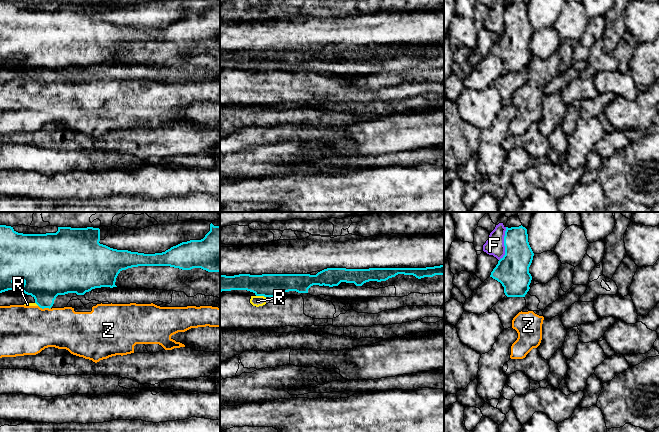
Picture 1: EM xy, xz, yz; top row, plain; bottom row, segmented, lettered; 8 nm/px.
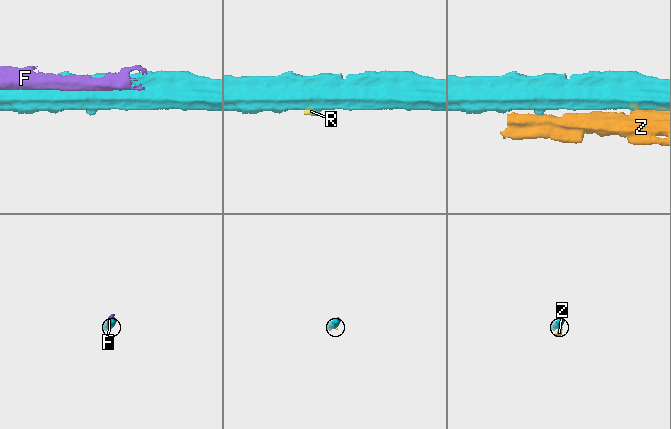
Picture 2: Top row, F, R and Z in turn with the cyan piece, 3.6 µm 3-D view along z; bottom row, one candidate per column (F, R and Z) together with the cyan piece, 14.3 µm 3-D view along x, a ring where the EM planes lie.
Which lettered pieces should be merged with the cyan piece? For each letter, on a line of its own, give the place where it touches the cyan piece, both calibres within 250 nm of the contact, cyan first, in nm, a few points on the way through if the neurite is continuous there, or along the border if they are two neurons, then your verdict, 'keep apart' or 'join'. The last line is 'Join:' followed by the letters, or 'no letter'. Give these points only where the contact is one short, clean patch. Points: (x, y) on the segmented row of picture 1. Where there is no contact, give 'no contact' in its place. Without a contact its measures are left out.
F: meets cyan in yz at (504, 244); 280 nm thick on the cyan side, 150 nm on the other; keep apart
R: meets cyan in xz at (261, 295); 190 nm thick on the cyan side, 90 nm on the other; border along xz (256, 295), (265, 297); keep apart
Z: meets cyan in xy at (44, 307); 360 nm thick on the cyan side, 400 nm on the other; border along xy (38, 305), (42, 308), (50, 308); keep apart
Join: no letter

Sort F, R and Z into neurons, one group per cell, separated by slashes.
F / R Z

